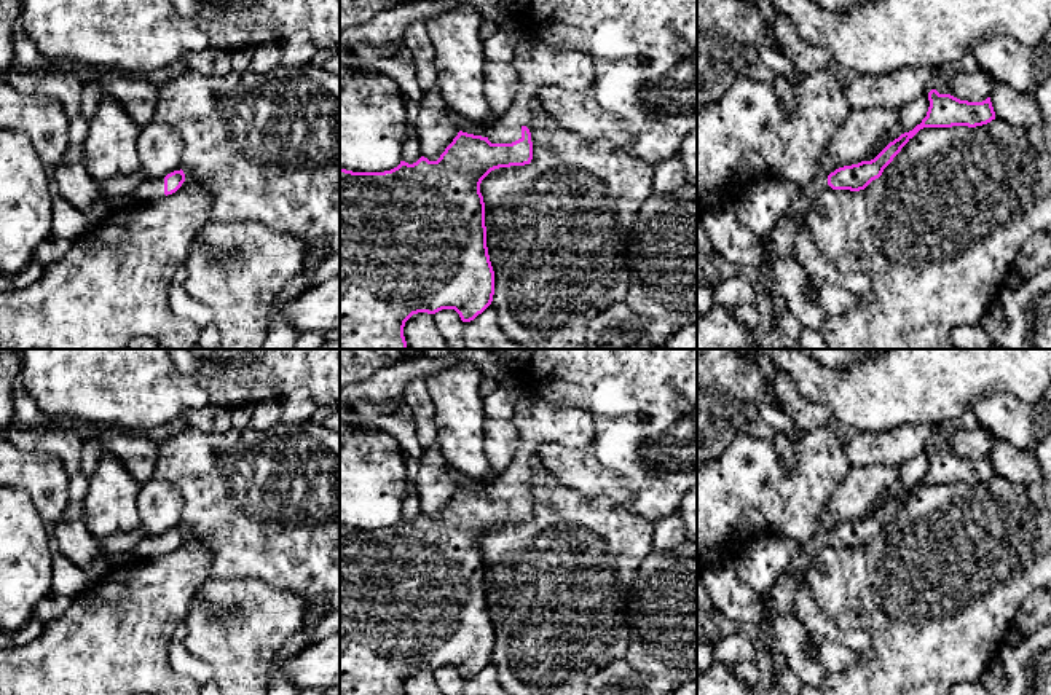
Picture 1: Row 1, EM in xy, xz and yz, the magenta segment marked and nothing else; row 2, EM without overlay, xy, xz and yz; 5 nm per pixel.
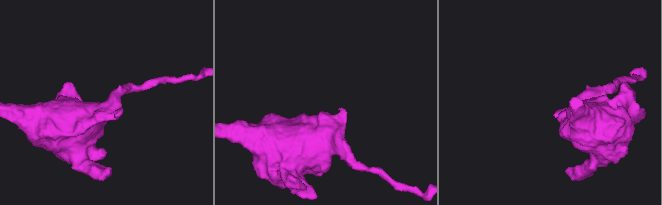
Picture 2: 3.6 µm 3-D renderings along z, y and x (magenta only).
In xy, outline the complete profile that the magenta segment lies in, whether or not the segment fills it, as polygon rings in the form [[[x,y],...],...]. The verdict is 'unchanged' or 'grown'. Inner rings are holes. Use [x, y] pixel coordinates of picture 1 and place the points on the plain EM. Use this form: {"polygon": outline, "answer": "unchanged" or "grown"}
{"polygon": [[[174,528],[164,536],[153,536],[142,539],[131,552],[132,560],[152,561],[167,552],[175,550],[185,539],[183,528]]], "answer": "grown"}

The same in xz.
{"polygon": [[[525,387],[522,399],[515,405],[512,422],[522,434],[520,446],[509,469],[493,478],[486,494],[459,488],[437,518],[429,518],[421,513],[413,521],[400,518],[397,524],[384,529],[352,529],[340,524],[340,695],[405,695],[403,684],[413,671],[435,671],[442,666],[455,666],[463,679],[470,679],[491,662],[494,652],[494,628],[486,604],[485,560],[480,550],[480,540],[494,526],[531,520],[533,499],[526,483],[536,465],[534,456],[539,443],[557,442],[568,448],[579,448],[585,446],[595,435],[593,418],[587,410],[547,402],[536,394],[533,387]]], "answer": "grown"}

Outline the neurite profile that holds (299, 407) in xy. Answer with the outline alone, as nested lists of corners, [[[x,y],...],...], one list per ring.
[[[305,389],[282,397],[281,400],[282,419],[290,424],[300,424],[314,419],[319,406]]]

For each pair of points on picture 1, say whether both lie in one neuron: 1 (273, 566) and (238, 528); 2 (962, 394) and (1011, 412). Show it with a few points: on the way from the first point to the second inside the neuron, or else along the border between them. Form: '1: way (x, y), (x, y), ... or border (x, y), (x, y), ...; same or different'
1: way (267, 557), (247, 537); same
2: border (1015, 394), (991, 392), (983, 396), (972, 408); different

